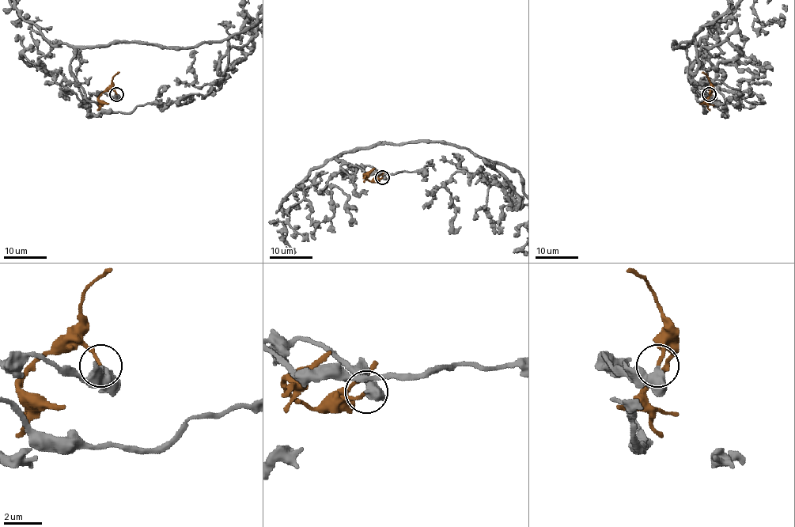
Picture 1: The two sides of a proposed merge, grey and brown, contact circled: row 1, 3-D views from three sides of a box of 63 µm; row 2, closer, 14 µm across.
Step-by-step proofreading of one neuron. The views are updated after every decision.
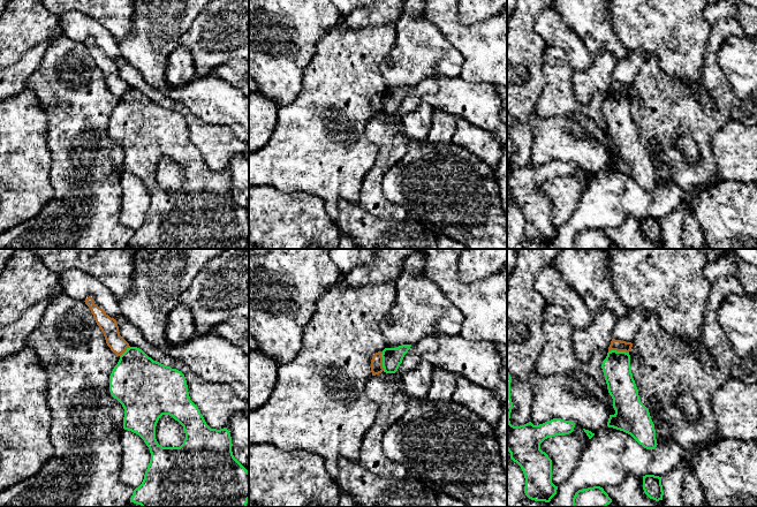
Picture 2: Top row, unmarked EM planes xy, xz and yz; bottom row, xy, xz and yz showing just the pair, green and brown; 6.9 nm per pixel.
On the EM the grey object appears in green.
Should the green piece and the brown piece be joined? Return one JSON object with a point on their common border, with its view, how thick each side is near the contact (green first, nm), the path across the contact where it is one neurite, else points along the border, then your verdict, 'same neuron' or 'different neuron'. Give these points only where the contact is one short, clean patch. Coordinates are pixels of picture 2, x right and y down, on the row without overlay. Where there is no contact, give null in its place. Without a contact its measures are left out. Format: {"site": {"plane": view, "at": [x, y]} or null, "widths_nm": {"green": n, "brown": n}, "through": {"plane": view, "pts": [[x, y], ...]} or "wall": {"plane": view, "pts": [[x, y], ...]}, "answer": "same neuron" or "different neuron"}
{"site": {"plane": "yz", "at": [619, 93]}, "widths_nm": {"green": 200, "brown": 80}, "wall": {"plane": "yz", "pts": [[608, 92], [625, 92], [628, 95]]}, "answer": "different neuron"}

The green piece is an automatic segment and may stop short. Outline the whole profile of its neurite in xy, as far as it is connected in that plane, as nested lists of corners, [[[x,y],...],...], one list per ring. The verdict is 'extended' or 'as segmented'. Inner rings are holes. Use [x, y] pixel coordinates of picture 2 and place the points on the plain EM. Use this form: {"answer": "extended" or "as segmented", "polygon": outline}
{"answer": "as segmented", "polygon": [[[129,89],[120,98],[118,106],[109,118],[109,134],[112,138],[116,141],[124,151],[123,171],[138,176],[144,182],[151,195],[151,202],[145,213],[144,221],[142,226],[134,232],[130,244],[141,247],[142,249],[247,249],[249,242],[249,213],[234,199],[232,194],[232,179],[227,169],[217,172],[211,171],[206,166],[198,149],[190,142],[187,122],[181,113],[153,103],[142,91],[137,89]],[[162,157],[172,158],[183,168],[186,181],[180,189],[162,189],[158,186],[156,181],[156,168]]]}

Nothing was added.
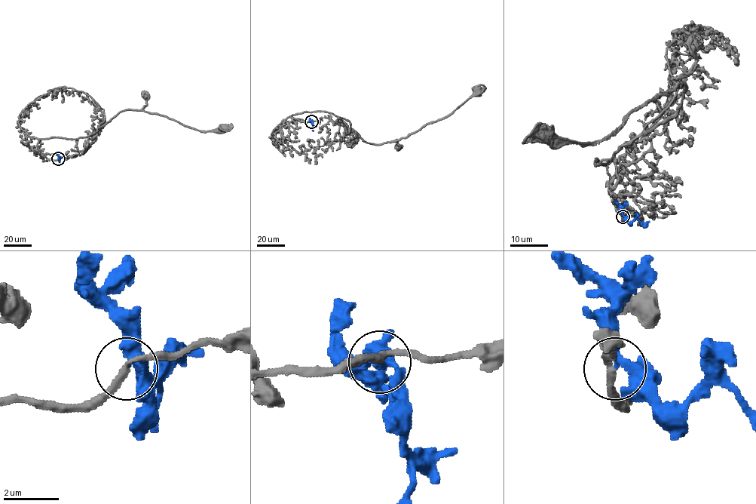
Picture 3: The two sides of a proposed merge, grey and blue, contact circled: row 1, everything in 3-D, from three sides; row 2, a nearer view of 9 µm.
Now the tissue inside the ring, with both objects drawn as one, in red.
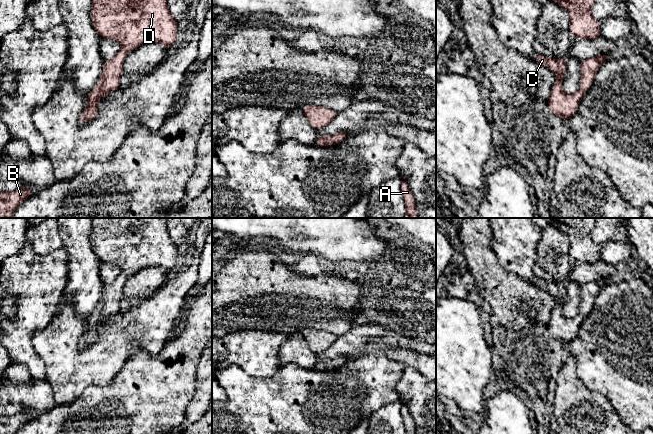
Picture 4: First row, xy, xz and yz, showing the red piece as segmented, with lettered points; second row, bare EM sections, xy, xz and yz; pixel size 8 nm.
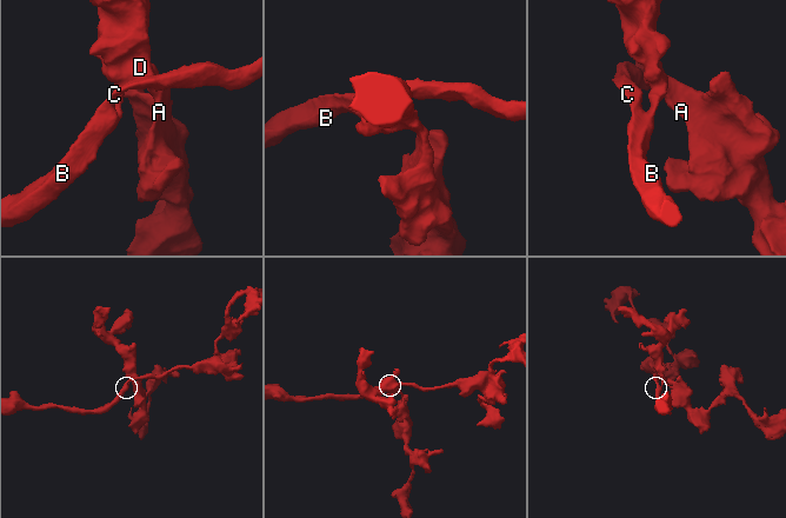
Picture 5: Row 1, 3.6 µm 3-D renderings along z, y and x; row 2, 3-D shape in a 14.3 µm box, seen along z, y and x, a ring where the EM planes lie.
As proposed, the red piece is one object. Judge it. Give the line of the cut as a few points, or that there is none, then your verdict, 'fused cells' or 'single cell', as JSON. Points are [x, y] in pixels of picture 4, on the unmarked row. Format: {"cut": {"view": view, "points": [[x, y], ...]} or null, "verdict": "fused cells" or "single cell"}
{"cut": null, "verdict": "single cell"}

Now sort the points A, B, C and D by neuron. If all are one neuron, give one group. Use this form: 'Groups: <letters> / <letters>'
Groups: A B C D

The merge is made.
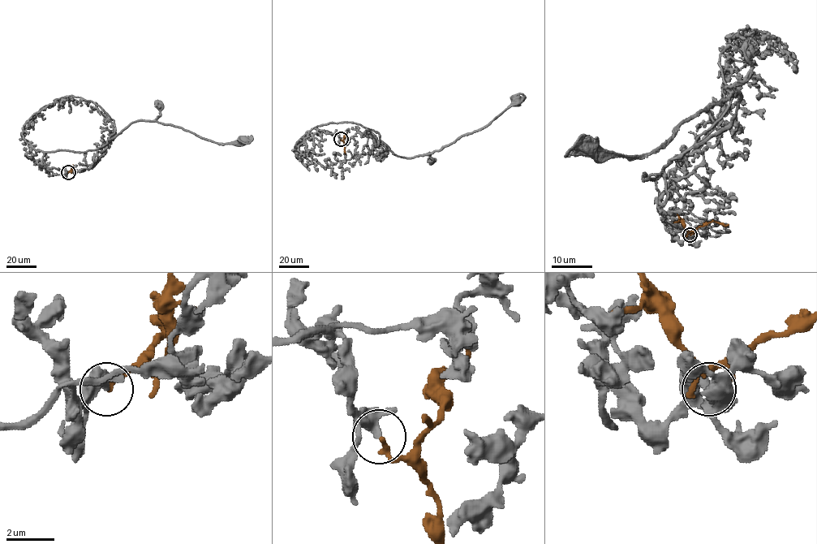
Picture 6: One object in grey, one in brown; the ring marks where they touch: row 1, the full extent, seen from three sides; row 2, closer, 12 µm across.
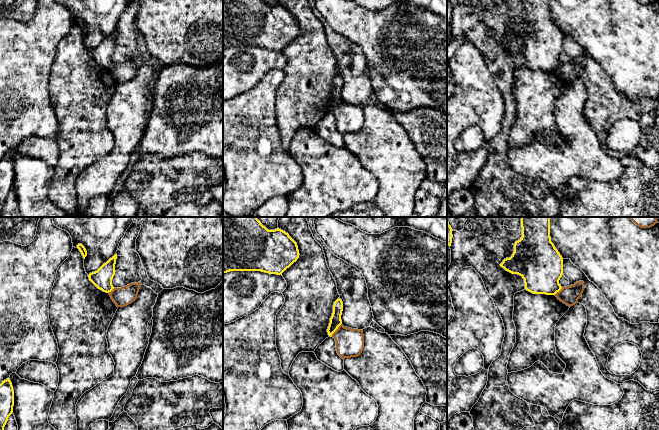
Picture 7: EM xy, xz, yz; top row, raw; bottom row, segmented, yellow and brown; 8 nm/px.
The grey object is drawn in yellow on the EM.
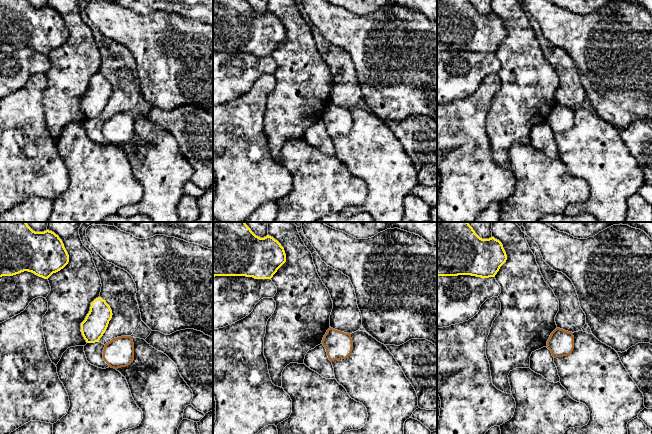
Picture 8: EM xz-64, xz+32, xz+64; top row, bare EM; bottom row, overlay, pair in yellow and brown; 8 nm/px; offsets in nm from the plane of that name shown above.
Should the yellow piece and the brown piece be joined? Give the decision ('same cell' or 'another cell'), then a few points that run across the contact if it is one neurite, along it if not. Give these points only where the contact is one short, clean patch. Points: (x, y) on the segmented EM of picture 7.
another cell

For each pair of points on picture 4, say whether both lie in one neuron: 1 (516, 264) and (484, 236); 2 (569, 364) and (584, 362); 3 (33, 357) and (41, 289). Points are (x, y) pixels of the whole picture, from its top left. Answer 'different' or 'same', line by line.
1: different
2: different
3: same

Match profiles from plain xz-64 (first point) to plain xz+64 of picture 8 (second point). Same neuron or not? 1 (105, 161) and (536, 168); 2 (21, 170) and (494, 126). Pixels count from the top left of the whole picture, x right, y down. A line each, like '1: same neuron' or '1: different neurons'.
1: same neuron
2: different neurons

